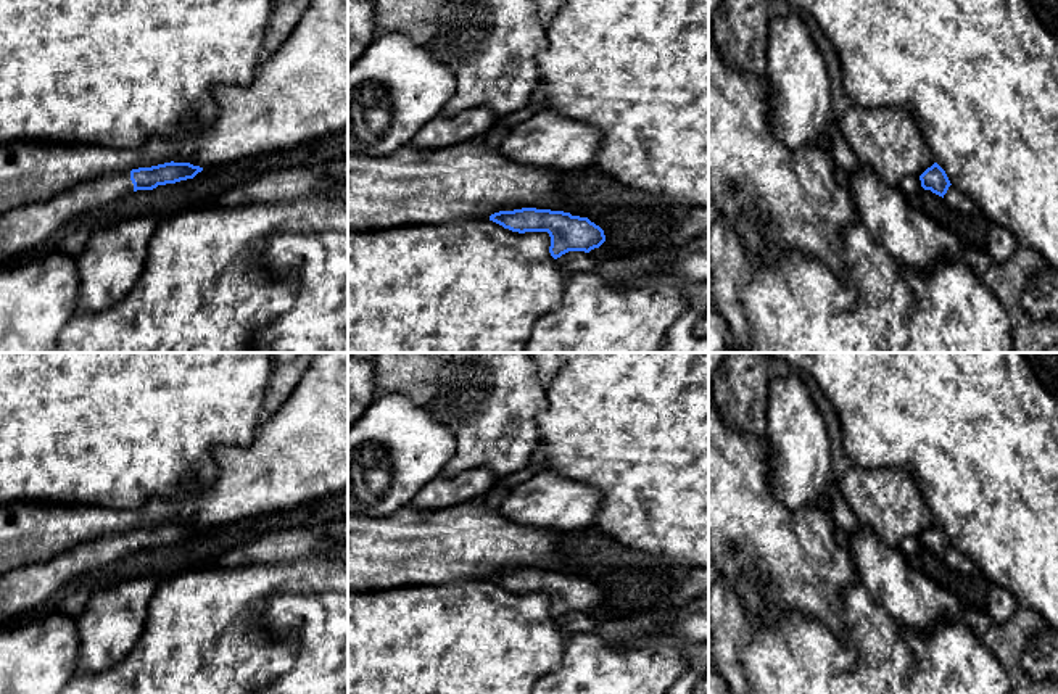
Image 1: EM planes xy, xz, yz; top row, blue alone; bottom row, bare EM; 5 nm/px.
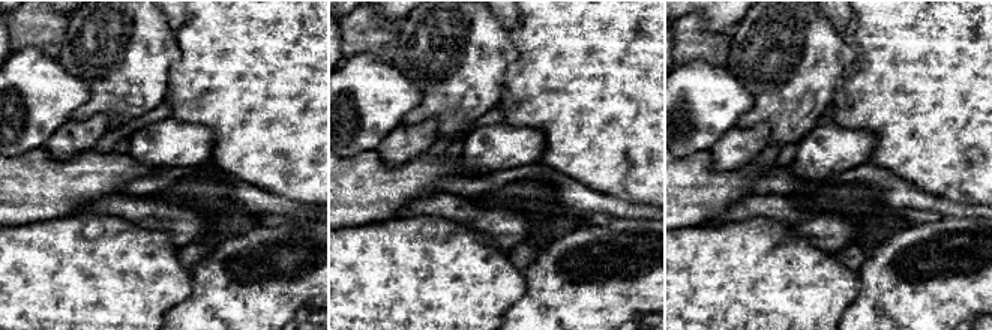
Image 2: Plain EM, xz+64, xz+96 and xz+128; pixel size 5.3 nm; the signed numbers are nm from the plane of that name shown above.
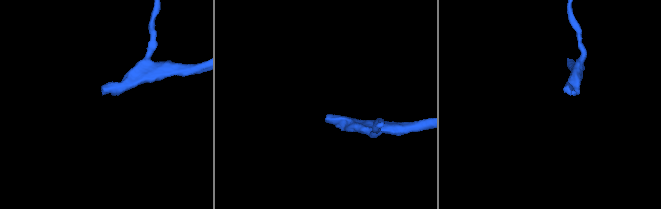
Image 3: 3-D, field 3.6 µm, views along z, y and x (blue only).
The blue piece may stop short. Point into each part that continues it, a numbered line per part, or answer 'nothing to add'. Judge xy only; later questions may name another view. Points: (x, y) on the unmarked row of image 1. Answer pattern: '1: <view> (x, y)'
1: xy (26, 591)

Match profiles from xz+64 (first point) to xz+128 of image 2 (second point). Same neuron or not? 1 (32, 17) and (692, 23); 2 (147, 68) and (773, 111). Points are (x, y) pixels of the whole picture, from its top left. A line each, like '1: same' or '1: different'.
1: same
2: same

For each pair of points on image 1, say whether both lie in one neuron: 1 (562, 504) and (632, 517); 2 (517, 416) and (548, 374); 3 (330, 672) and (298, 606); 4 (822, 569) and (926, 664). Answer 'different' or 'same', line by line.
1: different
2: different
3: same
4: different

